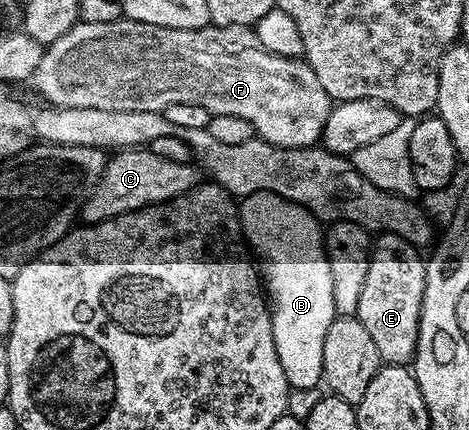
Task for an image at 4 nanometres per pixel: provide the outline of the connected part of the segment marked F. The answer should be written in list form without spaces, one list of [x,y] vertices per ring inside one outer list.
[[[120,19],[113,23],[85,23],[79,21],[68,33],[61,35],[54,43],[43,50],[41,63],[37,63],[37,71],[33,78],[33,86],[44,97],[46,104],[51,107],[97,107],[97,111],[153,111],[162,113],[171,105],[189,103],[205,107],[214,116],[233,115],[237,119],[245,119],[255,129],[255,137],[267,141],[282,149],[306,149],[314,146],[322,138],[325,119],[329,119],[333,102],[331,96],[317,83],[317,75],[308,67],[306,60],[298,57],[282,57],[273,55],[261,47],[254,28],[245,25],[206,25],[203,29],[174,29],[173,27],[157,27],[153,23],[128,21]]]

